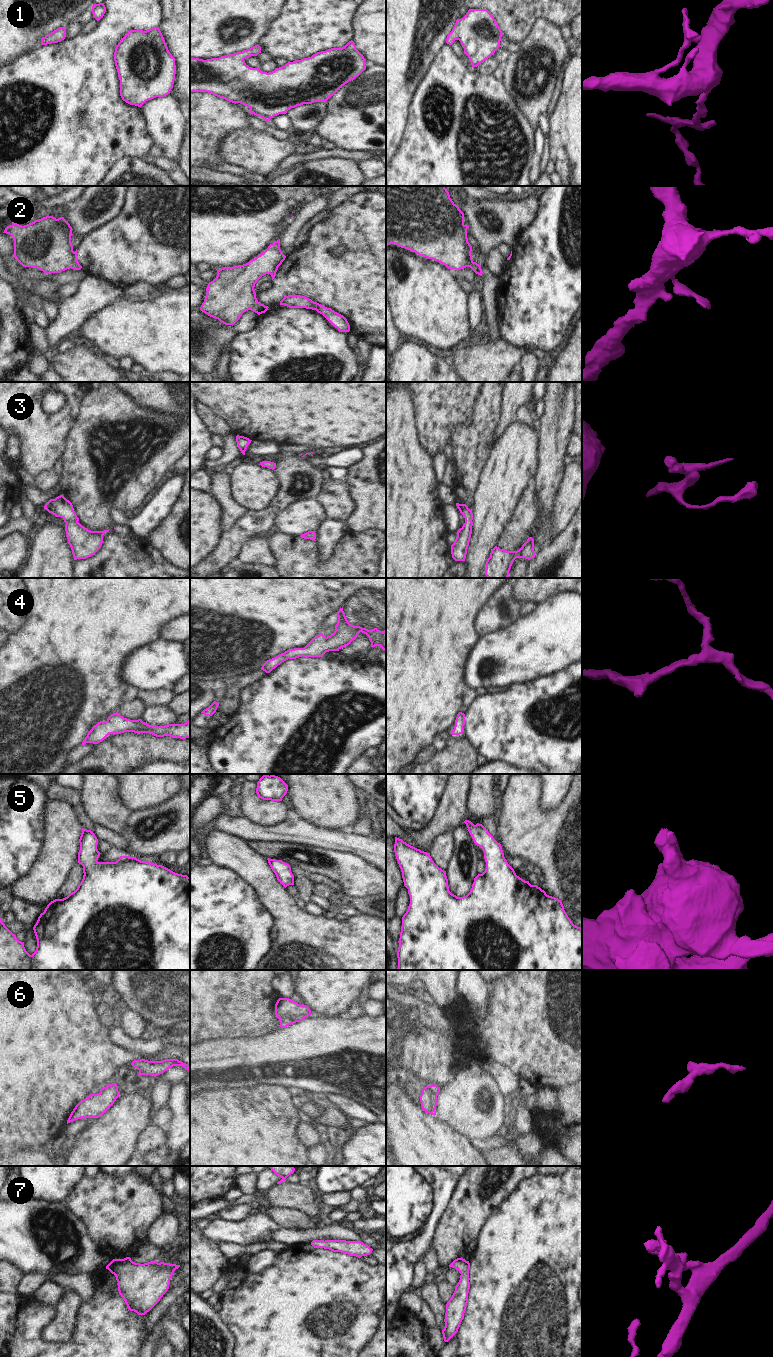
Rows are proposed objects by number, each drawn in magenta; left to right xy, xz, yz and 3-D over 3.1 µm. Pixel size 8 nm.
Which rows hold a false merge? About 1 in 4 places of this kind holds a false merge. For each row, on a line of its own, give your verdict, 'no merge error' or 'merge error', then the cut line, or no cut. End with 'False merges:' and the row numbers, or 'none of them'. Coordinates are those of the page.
1: no merge error | no cut
2: no merge error | no cut
3: no merge error | no cut
4: no merge error | no cut
5: no merge error | no cut
6: no merge error | no cut
7: no merge error | no cut
False merges: none of them

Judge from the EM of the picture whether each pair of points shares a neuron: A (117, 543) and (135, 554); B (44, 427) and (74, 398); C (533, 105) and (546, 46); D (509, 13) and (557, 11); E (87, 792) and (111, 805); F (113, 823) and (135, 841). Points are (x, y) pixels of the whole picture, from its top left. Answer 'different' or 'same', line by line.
A: same
B: same
C: same
D: same
E: same
F: different

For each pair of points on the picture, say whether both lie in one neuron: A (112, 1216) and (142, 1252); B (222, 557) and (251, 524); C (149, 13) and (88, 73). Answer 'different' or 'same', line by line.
A: different
B: same
C: same

